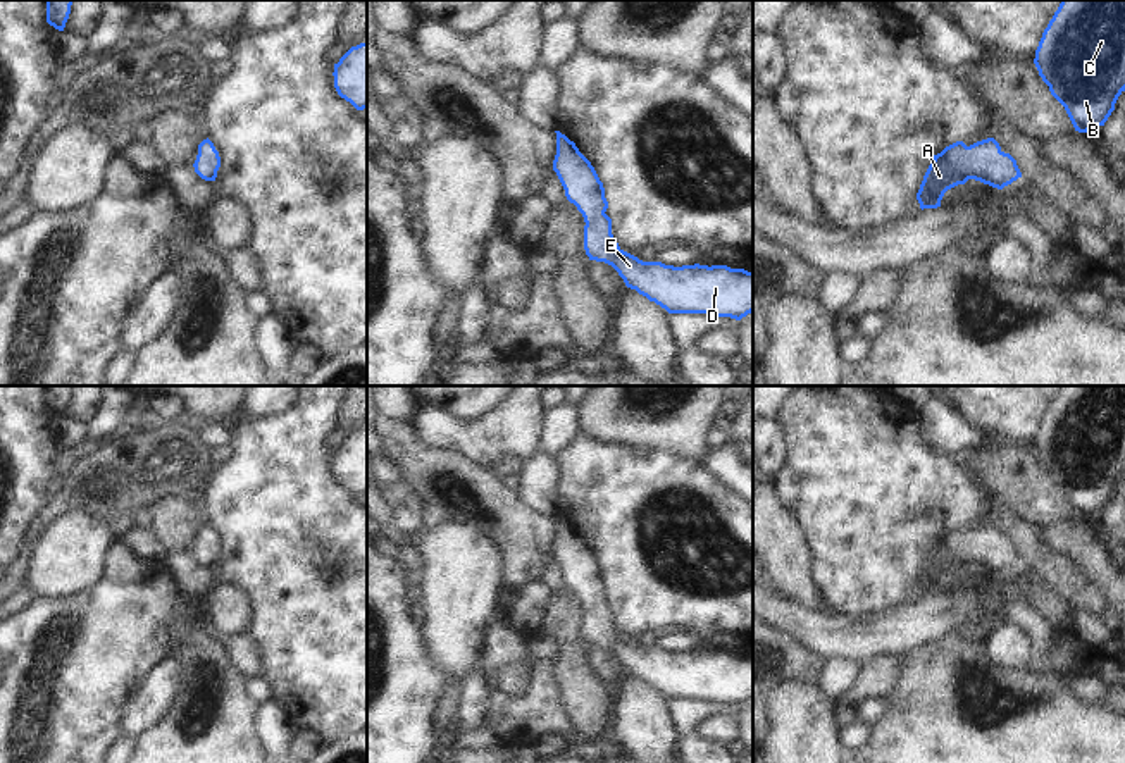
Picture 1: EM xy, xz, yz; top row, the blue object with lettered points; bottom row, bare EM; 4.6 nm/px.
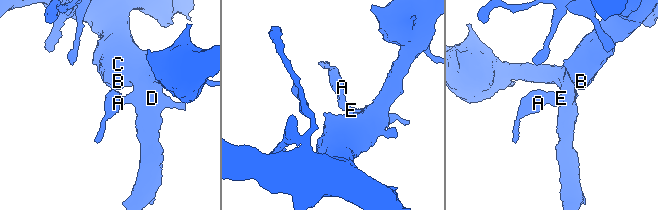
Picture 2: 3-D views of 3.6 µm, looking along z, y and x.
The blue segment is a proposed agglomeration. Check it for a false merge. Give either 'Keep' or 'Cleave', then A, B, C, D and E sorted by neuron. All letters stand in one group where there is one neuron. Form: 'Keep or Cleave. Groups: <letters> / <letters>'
Keep. Groups: A B C D E.

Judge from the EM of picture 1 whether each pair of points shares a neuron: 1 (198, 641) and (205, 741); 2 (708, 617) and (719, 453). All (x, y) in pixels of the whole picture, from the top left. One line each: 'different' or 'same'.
1: same
2: different

